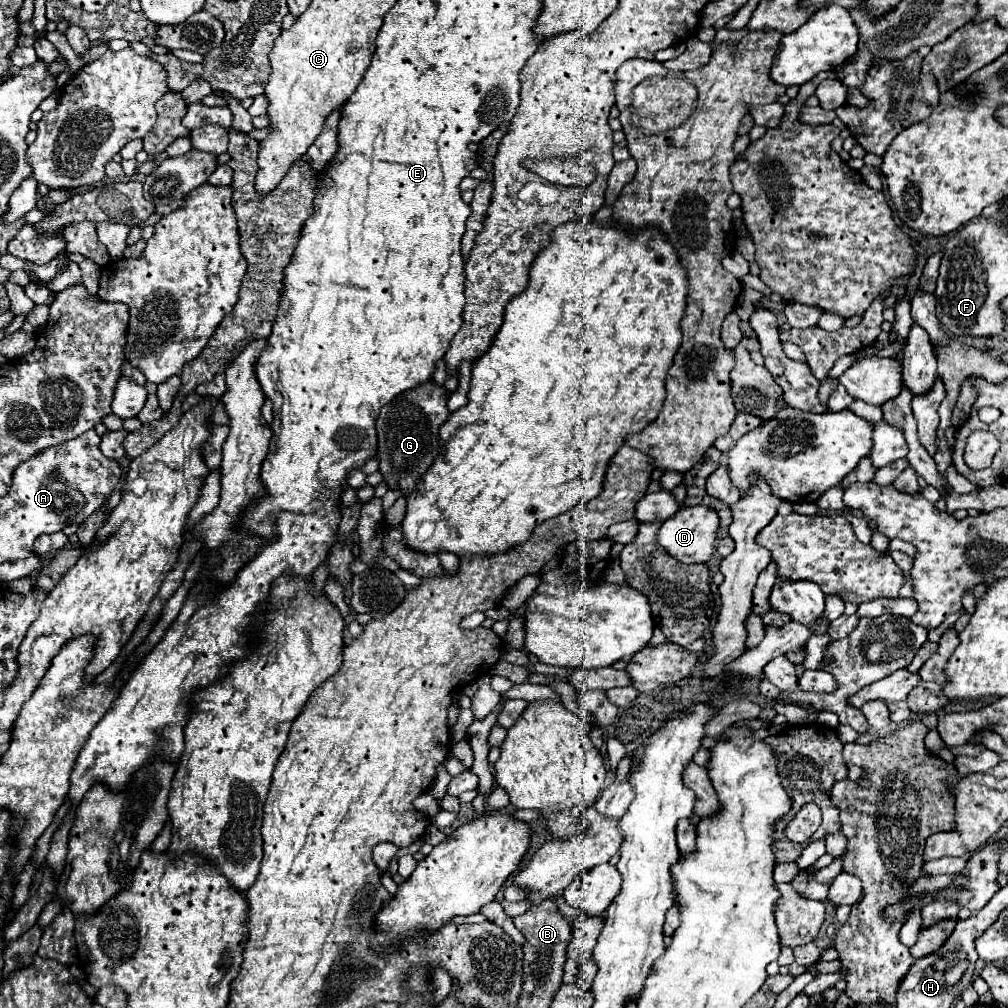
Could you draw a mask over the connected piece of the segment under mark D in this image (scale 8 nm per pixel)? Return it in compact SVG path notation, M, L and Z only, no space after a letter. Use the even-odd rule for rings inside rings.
M696 505L696 507L682 507L678 513L674 513L670 519L662 523L658 529L658 543L678 561L684 563L706 563L716 549L716 535L718 535L720 519L718 513L710 507Z

